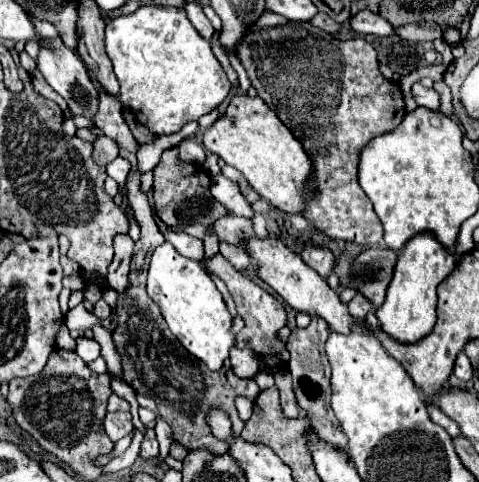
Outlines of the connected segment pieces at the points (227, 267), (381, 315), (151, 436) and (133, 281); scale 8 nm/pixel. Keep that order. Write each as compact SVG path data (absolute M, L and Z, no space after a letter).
M216 253L214 257L204 257L202 267L226 283L226 287L236 303L236 311L244 319L244 329L236 335L236 347L252 349L258 355L272 355L278 351L282 355L282 361L288 361L288 351L284 349L282 343L276 341L276 331L286 325L286 311L284 311L282 303L276 297L272 297L270 293L266 293L260 285L250 281L246 275L238 273L220 253Z
M416 233L410 241L406 241L404 249L398 253L394 277L386 291L386 301L376 311L380 327L402 343L416 343L428 335L436 323L436 287L454 269L454 265L456 255L440 245L432 233Z
M146 429L144 441L142 441L142 449L140 449L140 457L142 459L150 459L158 455L158 441L156 441L156 433L154 429Z
M100 87L100 109L94 117L94 125L98 129L104 131L104 135L108 135L110 139L114 139L120 147L120 157L128 159L132 169L128 173L126 179L126 191L128 191L128 203L134 211L134 217L140 225L140 239L134 243L134 255L130 261L130 287L124 293L118 293L116 299L116 329L112 333L116 351L122 357L122 379L138 393L144 397L150 397L156 405L158 405L158 413L160 417L172 427L174 431L174 439L178 443L182 443L186 449L198 449L198 447L206 447L208 451L212 451L214 455L226 453L228 451L228 443L220 441L218 437L212 435L212 429L206 423L208 413L214 409L220 409L224 413L228 413L230 421L232 421L232 433L238 437L244 421L238 417L238 411L234 407L234 397L236 395L246 395L250 399L254 399L260 391L258 385L252 379L242 379L236 377L232 369L220 369L220 371L210 371L200 359L192 357L190 353L184 355L184 347L180 345L180 341L170 333L164 317L160 315L158 305L148 297L146 293L146 275L148 275L148 265L150 265L150 257L152 251L164 243L164 237L152 217L152 207L148 201L148 195L140 189L140 177L142 173L138 171L138 159L136 153L140 149L140 143L134 139L132 131L128 129L128 125L122 119L122 105L116 97L106 95Z

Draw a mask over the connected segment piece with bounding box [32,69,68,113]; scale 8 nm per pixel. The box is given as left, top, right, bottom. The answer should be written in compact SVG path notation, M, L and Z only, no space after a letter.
M36 69L36 71L32 71L32 83L34 83L34 89L42 95L42 97L46 97L46 99L52 99L52 101L56 101L58 105L60 105L60 109L62 109L62 113L66 113L68 111L68 107L66 107L66 101L44 81L44 77L42 77L42 73Z

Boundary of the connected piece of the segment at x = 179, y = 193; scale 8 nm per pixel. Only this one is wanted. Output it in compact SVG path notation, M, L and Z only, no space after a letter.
M176 147L166 149L160 157L160 163L154 167L154 205L158 217L168 227L186 227L192 223L212 225L216 219L230 215L230 211L220 201L212 201L210 175L200 165L184 163L178 157Z

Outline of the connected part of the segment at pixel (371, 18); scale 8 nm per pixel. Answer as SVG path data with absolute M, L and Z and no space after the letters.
M368 9L356 13L350 19L350 25L356 33L364 33L364 35L378 35L378 37L394 35L394 27L384 17L380 17L378 13L372 13Z

